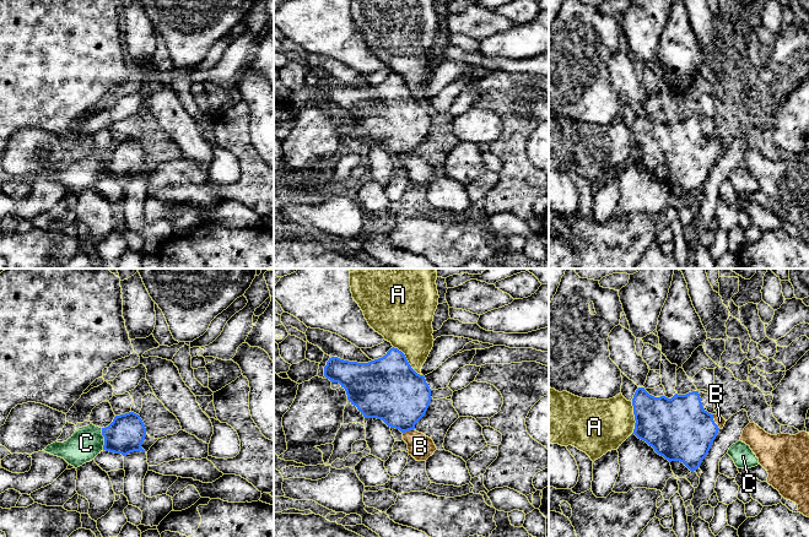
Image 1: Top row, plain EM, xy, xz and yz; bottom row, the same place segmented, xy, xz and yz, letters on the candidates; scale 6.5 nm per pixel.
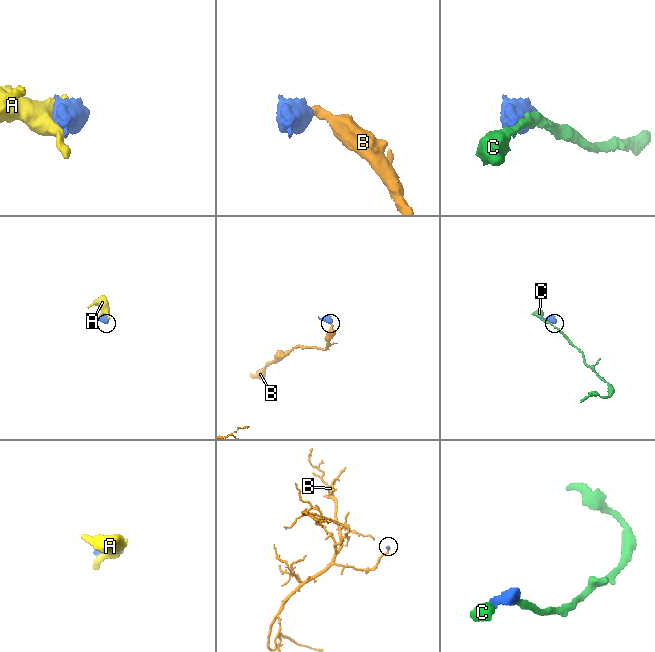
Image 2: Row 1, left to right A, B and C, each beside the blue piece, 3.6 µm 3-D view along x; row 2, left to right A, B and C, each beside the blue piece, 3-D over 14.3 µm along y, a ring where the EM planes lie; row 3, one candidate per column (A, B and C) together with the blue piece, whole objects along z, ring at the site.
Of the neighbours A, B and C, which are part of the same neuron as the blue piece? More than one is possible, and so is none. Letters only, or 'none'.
B

